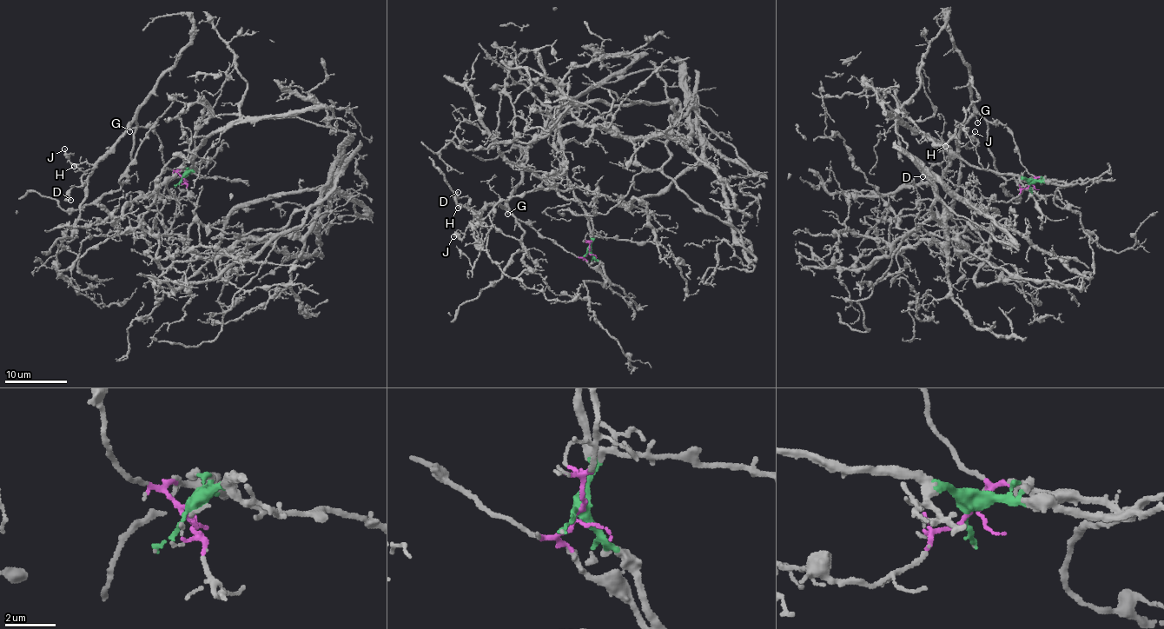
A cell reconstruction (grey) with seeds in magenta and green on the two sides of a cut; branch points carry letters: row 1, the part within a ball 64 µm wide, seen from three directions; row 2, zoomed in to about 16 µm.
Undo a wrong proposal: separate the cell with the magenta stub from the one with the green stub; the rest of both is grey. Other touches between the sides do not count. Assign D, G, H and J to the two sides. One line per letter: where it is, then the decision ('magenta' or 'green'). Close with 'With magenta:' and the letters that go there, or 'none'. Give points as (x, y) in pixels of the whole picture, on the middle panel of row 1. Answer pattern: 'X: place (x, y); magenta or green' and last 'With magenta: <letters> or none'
D: place (458, 192); magenta
G: place (507, 214); magenta
H: place (458, 208); magenta
J: place (453, 236); magenta
With magenta: D, G, H, J

